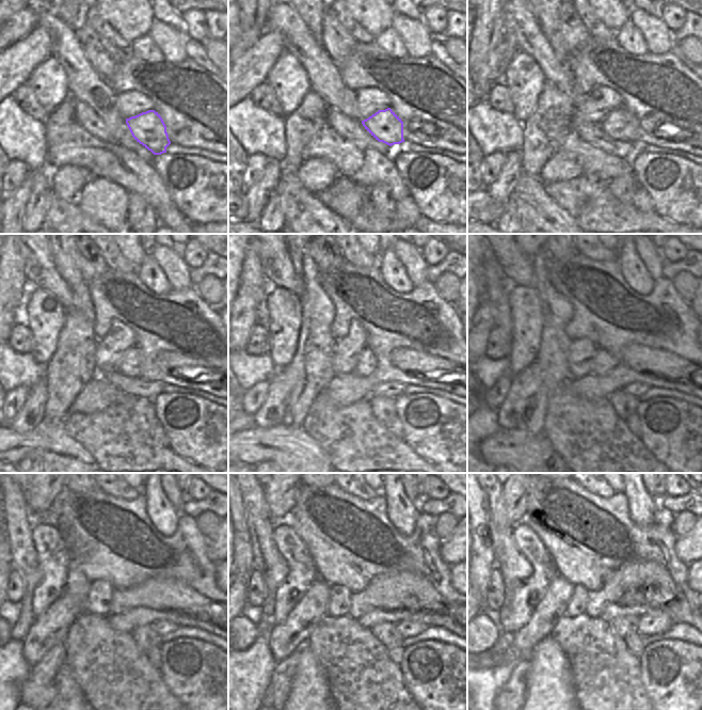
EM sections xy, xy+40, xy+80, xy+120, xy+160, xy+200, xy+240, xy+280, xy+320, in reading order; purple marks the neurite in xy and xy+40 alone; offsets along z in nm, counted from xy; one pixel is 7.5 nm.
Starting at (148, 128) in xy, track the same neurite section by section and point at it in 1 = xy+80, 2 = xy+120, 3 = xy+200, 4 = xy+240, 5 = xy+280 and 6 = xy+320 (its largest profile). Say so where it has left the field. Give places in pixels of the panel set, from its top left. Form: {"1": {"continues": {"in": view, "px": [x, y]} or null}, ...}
{"1": {"continues": {"in": "xy+80", "px": [619, 124]}}, "2": {"continues": {"in": "xy+120", "px": [130, 365]}}, "3": {"continues": {"in": "xy+200", "px": [604, 362]}}, "4": {"continues": {"in": "xy+240", "px": [121, 600]}}, "5": {"continues": {"in": "xy+280", "px": [360, 605]}}, "6": {"continues": {"in": "xy+320", "px": [597, 599]}}}

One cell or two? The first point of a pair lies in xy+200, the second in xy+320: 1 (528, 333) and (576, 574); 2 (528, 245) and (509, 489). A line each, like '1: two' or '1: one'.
1: two
2: one

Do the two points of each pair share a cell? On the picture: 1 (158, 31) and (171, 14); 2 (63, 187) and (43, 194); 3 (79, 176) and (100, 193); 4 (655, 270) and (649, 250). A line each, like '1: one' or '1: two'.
1: two
2: two
3: two
4: one

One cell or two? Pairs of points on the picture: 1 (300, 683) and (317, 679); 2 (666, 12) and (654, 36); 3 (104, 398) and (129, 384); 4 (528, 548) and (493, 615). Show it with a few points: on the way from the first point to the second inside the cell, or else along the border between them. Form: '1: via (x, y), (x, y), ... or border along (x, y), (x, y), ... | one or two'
1: via (304, 683), (313, 681) | one
2: border along (658, 17), (670, 30) | two
3: border along (99, 375), (120, 391) | two
4: border along (499, 612), (498, 628) | two

